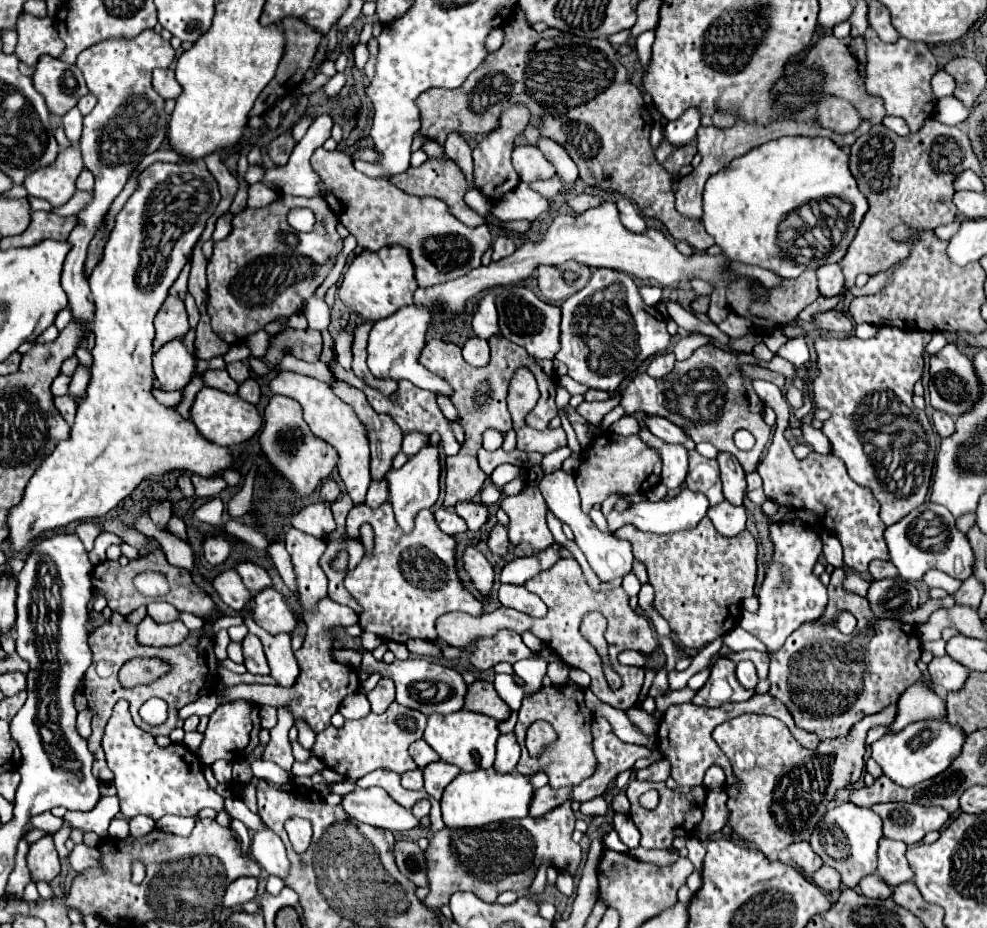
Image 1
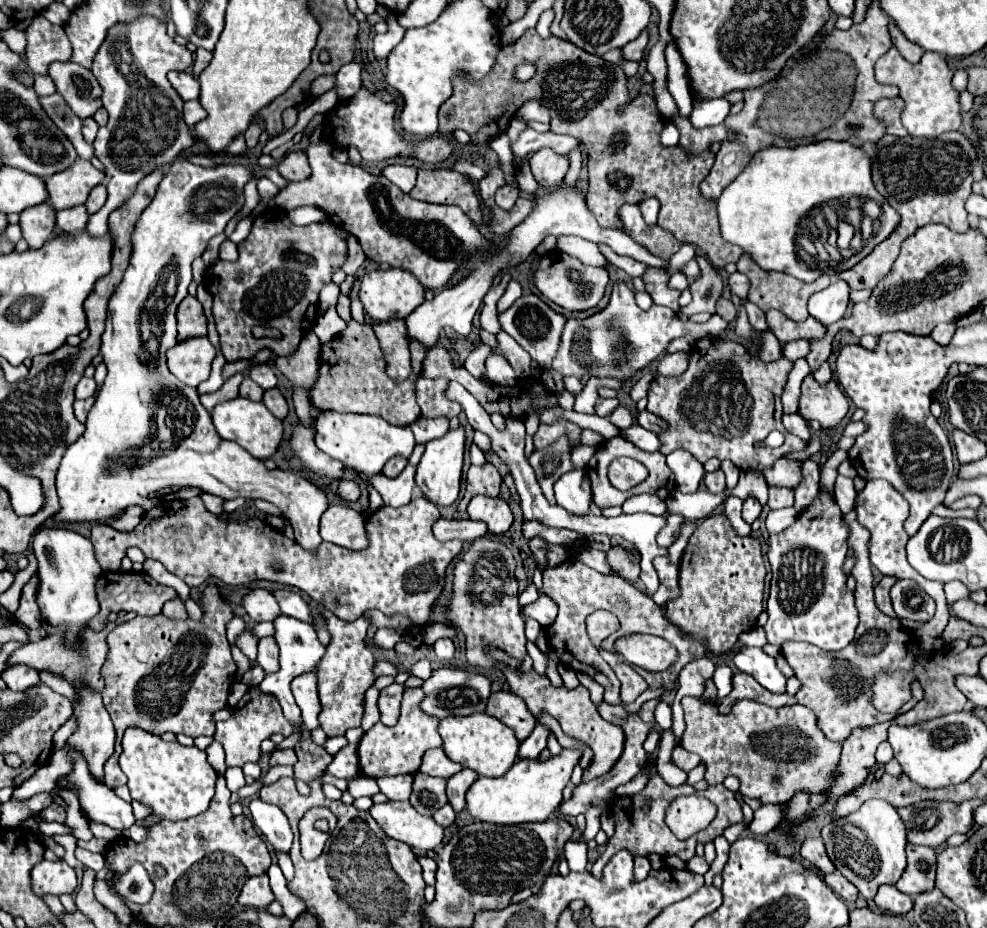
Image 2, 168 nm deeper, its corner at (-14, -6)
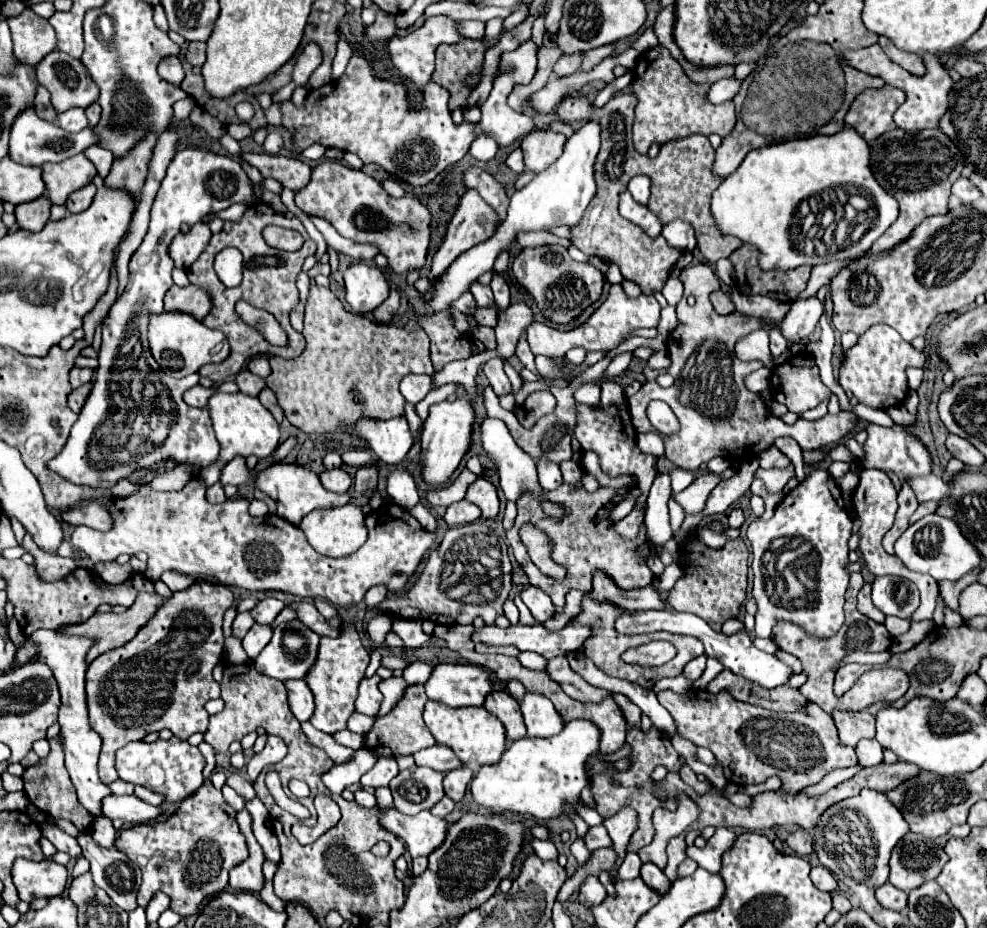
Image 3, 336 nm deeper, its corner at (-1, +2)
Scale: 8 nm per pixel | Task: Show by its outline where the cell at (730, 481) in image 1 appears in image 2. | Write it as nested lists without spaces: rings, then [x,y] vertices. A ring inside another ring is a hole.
[[[746,498],[746,500],[744,500],[744,508],[742,508],[742,518],[744,518],[744,522],[752,524],[752,522],[760,516],[760,512],[762,512],[762,506],[760,506],[758,500],[754,500],[754,498]]]

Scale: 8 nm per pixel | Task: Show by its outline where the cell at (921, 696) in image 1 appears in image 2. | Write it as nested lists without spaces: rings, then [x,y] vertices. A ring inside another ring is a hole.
[[[886,740],[878,746],[878,752],[876,752],[876,762],[878,766],[886,766],[893,758],[893,750],[889,742]]]

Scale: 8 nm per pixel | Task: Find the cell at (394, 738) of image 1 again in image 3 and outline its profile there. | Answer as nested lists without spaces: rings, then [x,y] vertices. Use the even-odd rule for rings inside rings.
[[[415,684],[409,686],[403,694],[403,698],[395,704],[395,708],[385,714],[385,716],[377,716],[371,730],[365,734],[365,742],[363,748],[377,754],[377,756],[407,756],[407,754],[415,754],[417,750],[423,750],[427,746],[435,744],[435,738],[431,736],[431,732],[427,730],[425,722],[423,722],[423,706],[427,702],[423,684]]]

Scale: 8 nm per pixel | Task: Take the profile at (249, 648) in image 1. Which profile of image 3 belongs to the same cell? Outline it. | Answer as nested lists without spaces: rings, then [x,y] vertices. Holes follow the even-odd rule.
[[[253,624],[251,630],[247,632],[247,636],[243,638],[243,648],[245,648],[249,660],[255,660],[259,656],[259,652],[267,646],[269,640],[271,640],[271,628],[265,624]]]

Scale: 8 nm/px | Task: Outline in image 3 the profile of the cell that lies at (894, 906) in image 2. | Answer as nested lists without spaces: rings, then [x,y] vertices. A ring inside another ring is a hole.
[[[885,882],[881,888],[877,888],[875,892],[877,896],[877,902],[883,906],[883,908],[889,908],[889,910],[903,910],[907,906],[907,894],[895,886],[891,886],[889,882]]]

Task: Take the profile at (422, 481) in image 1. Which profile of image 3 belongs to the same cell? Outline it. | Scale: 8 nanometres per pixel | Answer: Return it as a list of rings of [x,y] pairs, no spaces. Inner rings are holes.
[[[457,398],[453,402],[445,400],[441,404],[431,406],[429,416],[423,422],[421,452],[419,452],[419,468],[421,468],[421,478],[425,484],[443,486],[451,478],[451,474],[455,472],[463,454],[469,448],[473,418],[475,418],[473,404],[469,400],[463,400],[463,398]]]

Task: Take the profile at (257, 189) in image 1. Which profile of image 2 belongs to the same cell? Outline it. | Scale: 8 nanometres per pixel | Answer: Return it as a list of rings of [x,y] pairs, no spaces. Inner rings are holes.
[[[302,206],[302,208],[294,208],[288,212],[290,220],[296,222],[298,226],[304,226],[304,224],[312,224],[312,222],[320,222],[322,218],[326,218],[326,214],[316,208],[316,206]]]

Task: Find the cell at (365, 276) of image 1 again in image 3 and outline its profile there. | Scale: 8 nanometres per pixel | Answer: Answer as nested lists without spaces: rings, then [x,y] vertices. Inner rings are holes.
[[[351,264],[343,272],[345,280],[345,300],[351,312],[369,314],[389,296],[389,282],[377,266]]]

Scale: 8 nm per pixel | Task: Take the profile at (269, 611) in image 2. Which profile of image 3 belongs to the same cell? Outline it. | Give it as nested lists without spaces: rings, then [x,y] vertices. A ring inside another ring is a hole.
[[[263,598],[263,600],[257,602],[255,608],[251,608],[251,616],[259,624],[271,624],[283,606],[285,604],[277,598]]]

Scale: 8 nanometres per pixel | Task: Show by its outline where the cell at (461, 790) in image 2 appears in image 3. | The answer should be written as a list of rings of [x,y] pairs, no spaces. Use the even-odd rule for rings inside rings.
[[[461,766],[461,768],[455,768],[455,770],[449,770],[445,774],[445,780],[443,780],[443,786],[445,786],[445,794],[453,800],[453,802],[459,802],[467,790],[467,784],[471,780],[473,772],[467,768],[467,766]]]

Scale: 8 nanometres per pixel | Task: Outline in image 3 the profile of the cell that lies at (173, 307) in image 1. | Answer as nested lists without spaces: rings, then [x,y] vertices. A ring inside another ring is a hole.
[[[171,286],[167,290],[167,296],[165,296],[165,310],[167,312],[185,312],[185,314],[191,314],[195,316],[197,320],[203,320],[207,316],[211,308],[211,302],[209,302],[209,296],[199,288],[199,286]]]

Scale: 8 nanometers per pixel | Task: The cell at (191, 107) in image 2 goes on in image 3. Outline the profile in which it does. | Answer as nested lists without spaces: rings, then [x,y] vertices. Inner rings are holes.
[[[183,98],[183,100],[175,102],[175,104],[173,104],[175,118],[177,118],[177,120],[185,120],[185,118],[189,118],[189,114],[191,114],[193,108],[195,108],[195,102],[193,102],[191,98]]]

